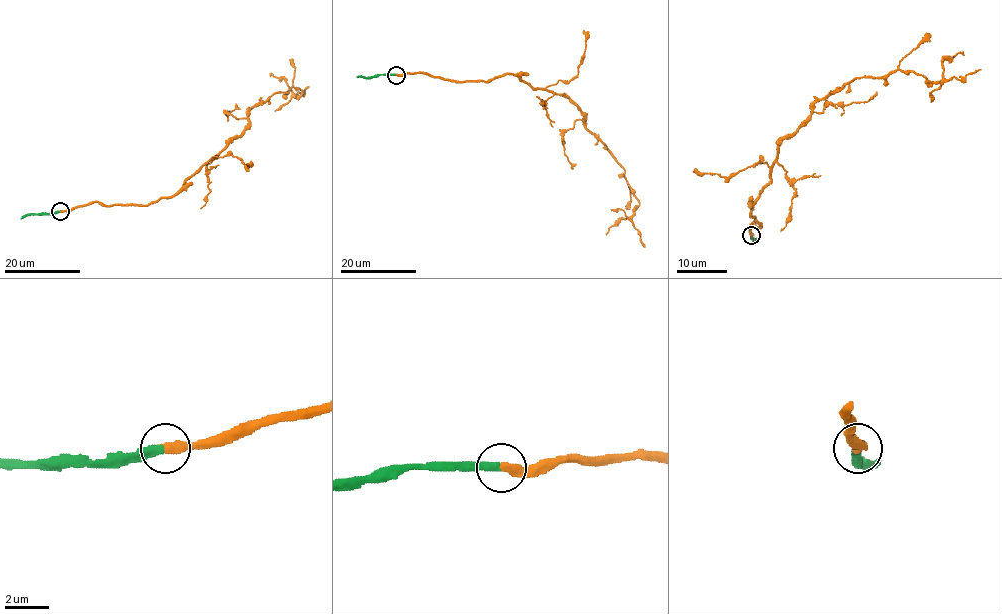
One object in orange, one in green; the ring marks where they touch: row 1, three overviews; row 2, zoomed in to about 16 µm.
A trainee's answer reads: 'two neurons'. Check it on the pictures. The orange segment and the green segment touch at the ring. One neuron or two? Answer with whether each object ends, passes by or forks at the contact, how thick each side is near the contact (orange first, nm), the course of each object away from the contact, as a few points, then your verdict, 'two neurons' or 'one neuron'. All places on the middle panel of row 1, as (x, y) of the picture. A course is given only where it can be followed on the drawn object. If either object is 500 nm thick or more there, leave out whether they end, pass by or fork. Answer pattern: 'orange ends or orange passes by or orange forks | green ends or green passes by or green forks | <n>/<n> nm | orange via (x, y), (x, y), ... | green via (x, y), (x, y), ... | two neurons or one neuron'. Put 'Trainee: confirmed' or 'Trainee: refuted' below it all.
orange ends | green ends | 460/360 nm | orange via (395, 74), (422, 72), (457, 81), (515, 74), (534, 88), (565, 95), (623, 169), (639, 204), (606, 235) | green via (395, 74), (357, 77) | one neuron
Trainee: refuted

